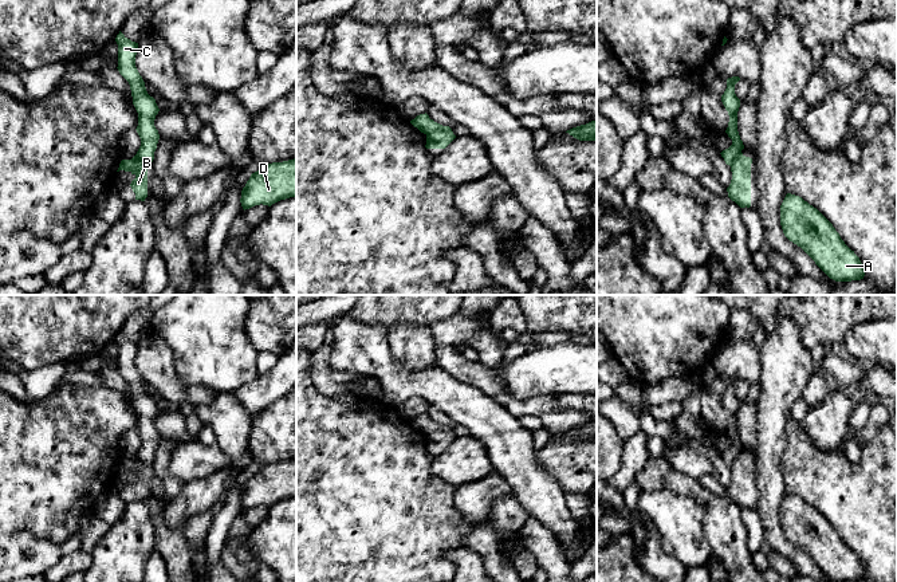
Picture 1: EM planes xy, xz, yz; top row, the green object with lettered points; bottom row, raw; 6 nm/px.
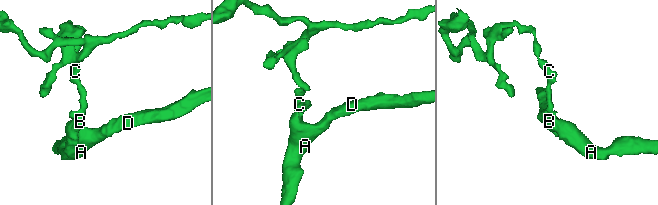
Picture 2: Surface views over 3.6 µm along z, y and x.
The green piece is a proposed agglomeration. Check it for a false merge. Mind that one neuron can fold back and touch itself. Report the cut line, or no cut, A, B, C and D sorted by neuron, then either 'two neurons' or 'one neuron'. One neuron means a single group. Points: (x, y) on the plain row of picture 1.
xz (451, 429), (436, 429), (427, 435) | A B D / C | two neurons

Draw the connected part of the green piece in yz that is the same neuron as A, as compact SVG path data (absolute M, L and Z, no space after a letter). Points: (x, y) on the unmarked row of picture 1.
M787 493L780 506L784 536L800 547L835 582L861 581L865 569L833 524L802 498Z

